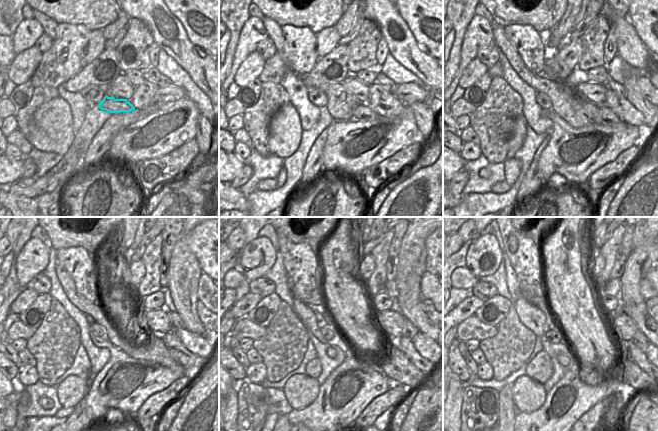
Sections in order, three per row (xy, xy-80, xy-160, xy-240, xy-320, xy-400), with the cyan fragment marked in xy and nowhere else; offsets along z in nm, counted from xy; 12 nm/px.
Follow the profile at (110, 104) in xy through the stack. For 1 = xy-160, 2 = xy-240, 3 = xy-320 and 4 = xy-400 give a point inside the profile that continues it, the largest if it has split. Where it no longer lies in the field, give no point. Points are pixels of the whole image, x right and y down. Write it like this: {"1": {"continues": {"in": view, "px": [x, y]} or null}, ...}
{"1": {"continues": {"in": "xy-160", "px": [577, 114]}}, "2": {"continues": {"in": "xy-240", "px": [141, 348]}}, "3": {"continues": {"in": "xy-320", "px": [405, 345]}}, "4": {"continues": {"in": "xy-400", "px": [638, 356]}}}

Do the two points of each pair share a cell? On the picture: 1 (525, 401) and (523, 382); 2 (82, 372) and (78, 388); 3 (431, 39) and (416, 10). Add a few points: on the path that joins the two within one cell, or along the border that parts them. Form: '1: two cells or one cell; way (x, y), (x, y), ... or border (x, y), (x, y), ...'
1: one cell; way (525, 396), (523, 387)
2: two cells; border (86, 378), (68, 375), (59, 385)
3: one cell; way (431, 32), (431, 25), (423, 17)

